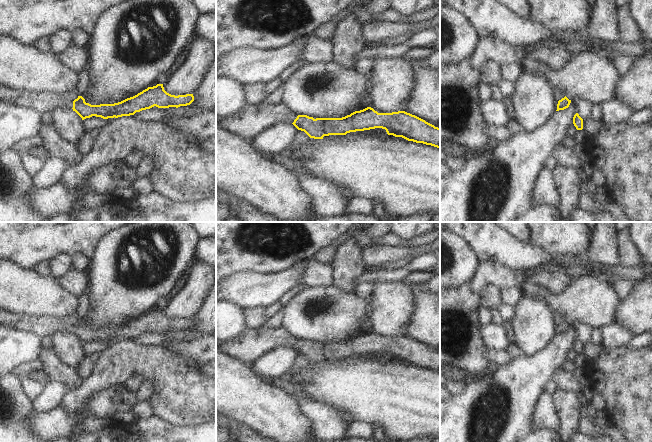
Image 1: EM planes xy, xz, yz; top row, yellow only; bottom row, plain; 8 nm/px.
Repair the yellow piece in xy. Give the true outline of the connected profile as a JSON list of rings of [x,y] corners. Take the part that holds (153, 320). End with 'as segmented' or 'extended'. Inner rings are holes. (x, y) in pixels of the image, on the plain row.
[[[157,308],[118,327],[91,329],[86,327],[85,323],[75,313],[64,318],[56,318],[53,316],[12,314],[0,309],[0,325],[32,332],[41,338],[56,332],[71,332],[84,344],[92,340],[103,343],[130,340],[154,330],[178,332],[190,329],[194,325],[194,320],[193,318],[171,319],[164,314],[163,308]]]; extended

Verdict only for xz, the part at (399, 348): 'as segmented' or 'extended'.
extended

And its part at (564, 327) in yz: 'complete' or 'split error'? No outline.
split error

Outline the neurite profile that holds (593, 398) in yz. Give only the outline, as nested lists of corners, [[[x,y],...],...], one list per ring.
[[[589,389],[589,395],[590,395],[591,405],[596,410],[606,410],[607,403],[602,395],[600,395],[598,392],[595,392],[595,391],[590,390],[590,389]]]

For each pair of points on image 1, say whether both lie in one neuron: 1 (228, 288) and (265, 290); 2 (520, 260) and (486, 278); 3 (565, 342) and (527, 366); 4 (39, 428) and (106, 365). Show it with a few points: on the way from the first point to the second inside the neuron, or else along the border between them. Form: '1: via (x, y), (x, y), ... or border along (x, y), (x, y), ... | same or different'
1: via (237, 289), (256, 289) | same
2: border along (483, 261), (495, 261), (521, 271) | different
3: via (556, 351), (541, 366), (536, 366) | same
4: border along (87, 399), (75, 414), (61, 404) | different

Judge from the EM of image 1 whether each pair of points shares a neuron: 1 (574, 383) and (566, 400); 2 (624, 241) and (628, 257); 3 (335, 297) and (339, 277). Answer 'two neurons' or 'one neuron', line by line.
1: two neurons
2: one neuron
3: two neurons

